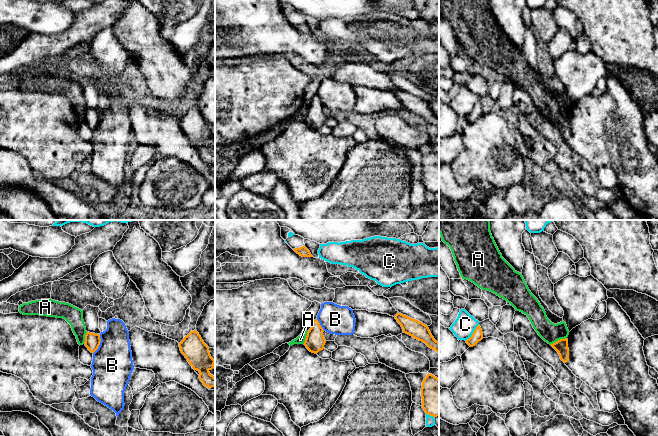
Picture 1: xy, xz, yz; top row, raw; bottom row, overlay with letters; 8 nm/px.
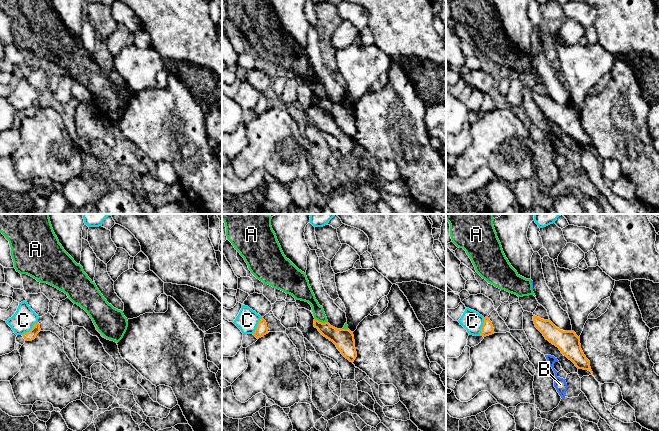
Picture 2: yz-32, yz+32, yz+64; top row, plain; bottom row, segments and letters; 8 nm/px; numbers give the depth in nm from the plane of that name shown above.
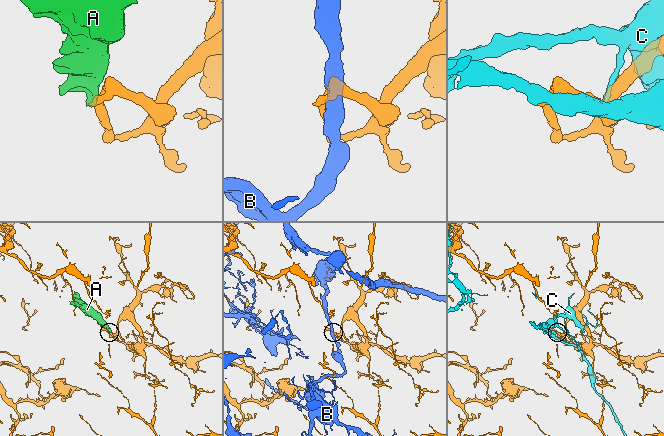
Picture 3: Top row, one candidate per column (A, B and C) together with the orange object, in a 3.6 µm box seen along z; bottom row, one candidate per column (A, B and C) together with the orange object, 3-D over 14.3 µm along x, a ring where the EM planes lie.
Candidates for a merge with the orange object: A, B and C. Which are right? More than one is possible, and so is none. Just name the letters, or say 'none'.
none

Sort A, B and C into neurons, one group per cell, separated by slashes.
A / B / C

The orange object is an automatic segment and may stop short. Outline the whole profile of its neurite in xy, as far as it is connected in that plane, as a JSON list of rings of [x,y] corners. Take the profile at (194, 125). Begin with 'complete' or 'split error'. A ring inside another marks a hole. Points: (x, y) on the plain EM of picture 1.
complete; [[[191,107],[179,119],[180,127],[185,132],[194,146],[197,146],[199,155],[205,163],[212,164],[215,162],[215,153],[210,150],[214,144],[215,135],[209,128],[209,123],[204,119],[199,109]]]

